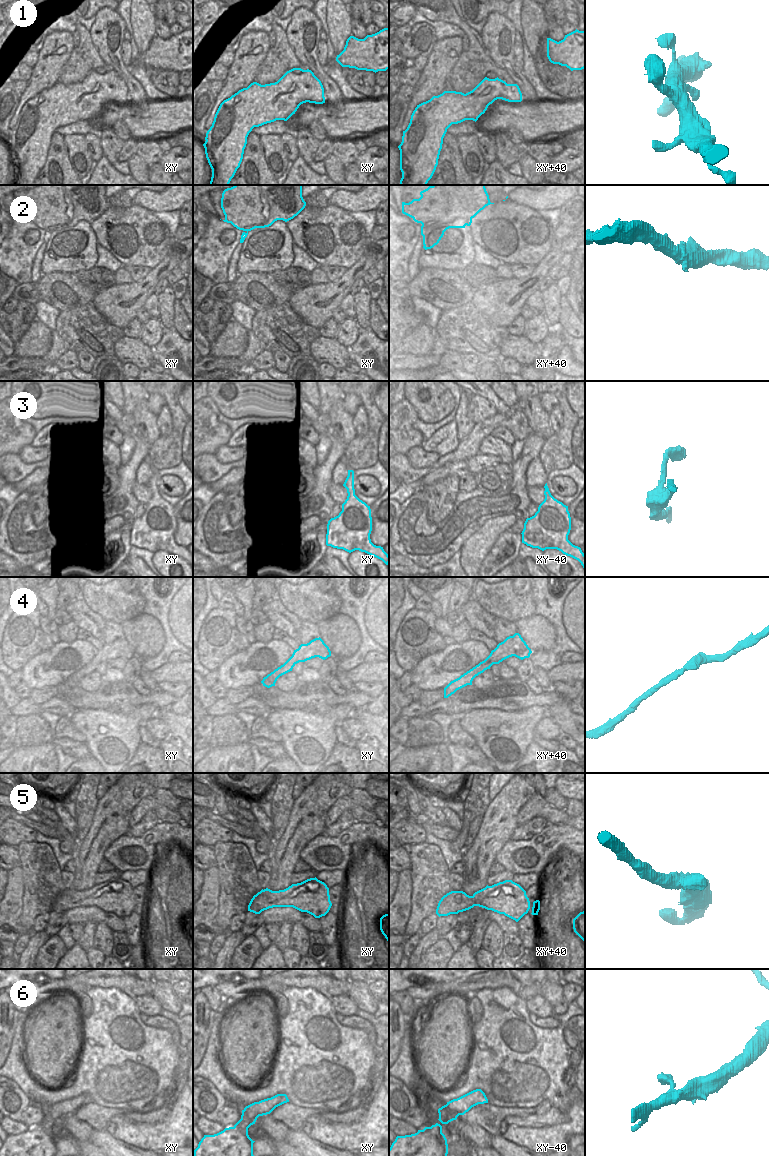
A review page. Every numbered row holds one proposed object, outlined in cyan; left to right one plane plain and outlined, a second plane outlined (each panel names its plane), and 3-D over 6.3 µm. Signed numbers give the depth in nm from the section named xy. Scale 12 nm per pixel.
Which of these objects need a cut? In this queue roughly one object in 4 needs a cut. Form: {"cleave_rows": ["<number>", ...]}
{"cleave_rows": []}

